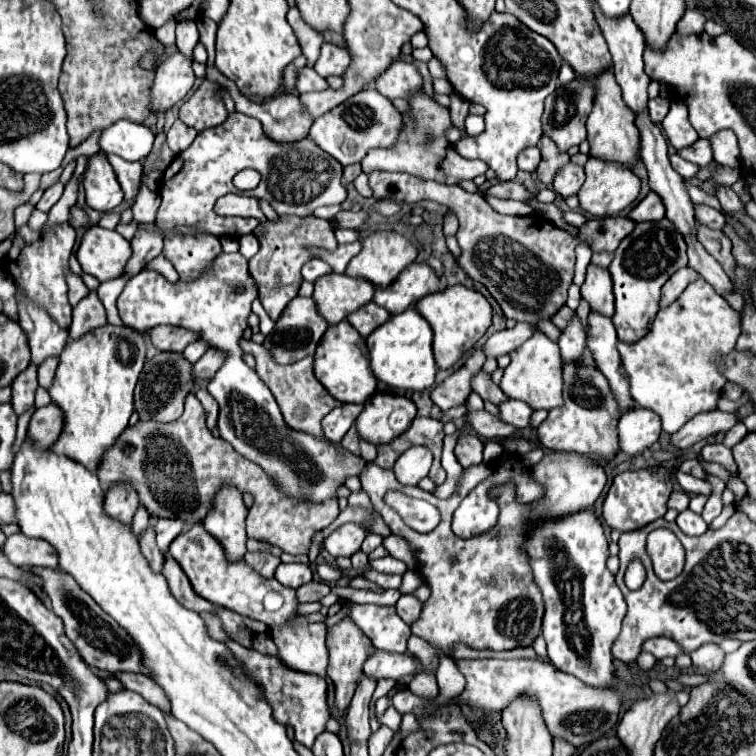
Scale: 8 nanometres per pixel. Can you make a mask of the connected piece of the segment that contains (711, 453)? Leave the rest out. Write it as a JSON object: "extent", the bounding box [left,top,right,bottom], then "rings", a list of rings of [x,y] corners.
{"extent":[701,444,737,472],"rings":[[[707,444],[703,450],[701,450],[703,458],[709,460],[709,462],[719,462],[723,464],[729,472],[735,472],[737,466],[733,462],[733,452],[729,448],[725,448],[723,444]]]}

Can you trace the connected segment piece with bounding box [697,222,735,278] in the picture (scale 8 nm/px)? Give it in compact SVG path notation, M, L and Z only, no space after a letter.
M697 222L697 240L705 246L705 250L725 268L725 272L733 278L733 266L735 266L735 260L731 256L731 240L723 234L723 232L717 232L717 230L711 230L711 228L705 228L703 224Z

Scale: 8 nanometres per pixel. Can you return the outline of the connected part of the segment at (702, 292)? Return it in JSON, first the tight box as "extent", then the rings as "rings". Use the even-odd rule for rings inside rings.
{"extent":[619,278,741,434],"rings":[[[697,278],[693,284],[685,288],[685,292],[675,300],[669,308],[663,308],[657,312],[649,332],[633,342],[619,342],[619,354],[623,362],[623,370],[629,376],[629,392],[635,404],[643,408],[651,408],[661,416],[663,430],[673,434],[685,426],[695,414],[709,412],[717,408],[717,400],[721,396],[723,386],[727,384],[723,370],[725,362],[723,358],[735,350],[737,336],[741,334],[741,316],[735,312],[725,298],[721,298],[711,284],[705,284],[705,280]]]}

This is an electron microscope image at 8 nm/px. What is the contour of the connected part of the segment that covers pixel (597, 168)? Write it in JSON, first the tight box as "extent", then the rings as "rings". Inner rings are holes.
{"extent":[577,156,639,218],"rings":[[[589,156],[585,164],[585,174],[587,174],[587,180],[583,188],[579,190],[577,198],[579,198],[581,208],[593,216],[599,216],[599,218],[613,216],[625,210],[639,196],[639,178],[619,162],[607,162],[607,160]]]}

